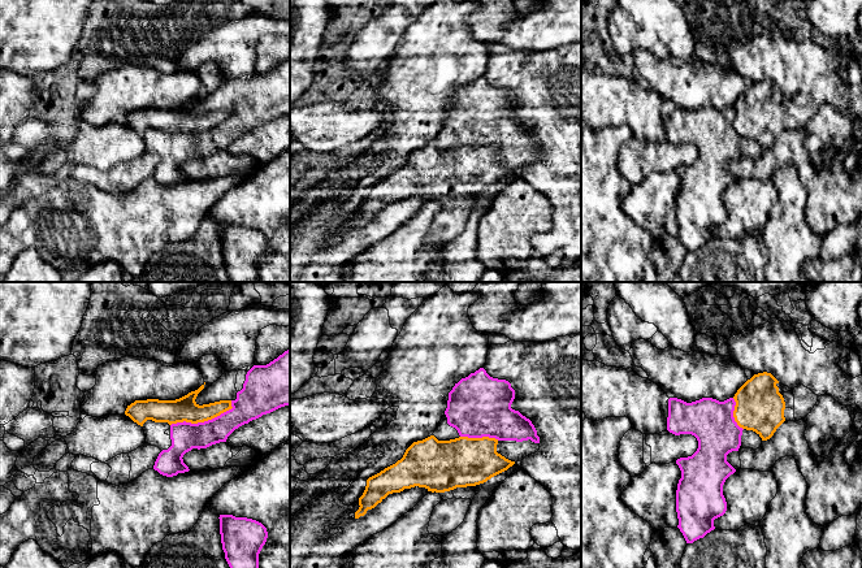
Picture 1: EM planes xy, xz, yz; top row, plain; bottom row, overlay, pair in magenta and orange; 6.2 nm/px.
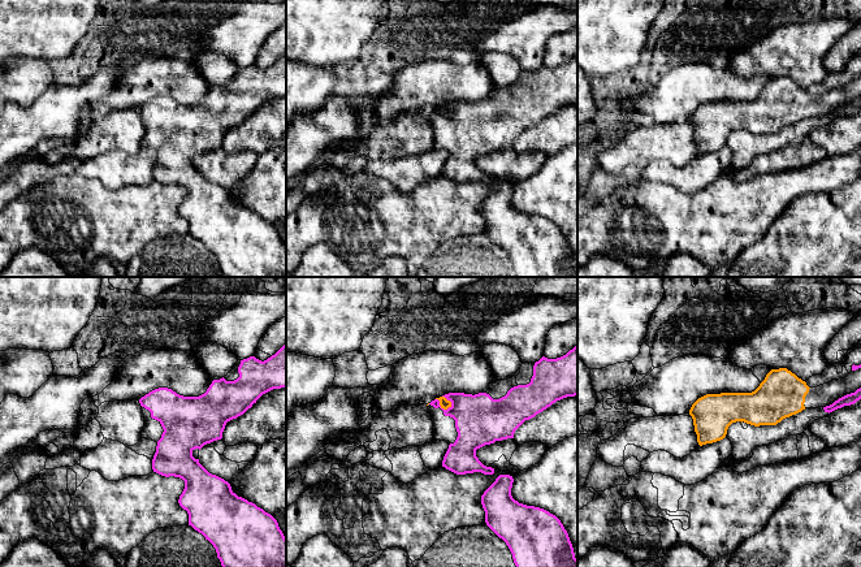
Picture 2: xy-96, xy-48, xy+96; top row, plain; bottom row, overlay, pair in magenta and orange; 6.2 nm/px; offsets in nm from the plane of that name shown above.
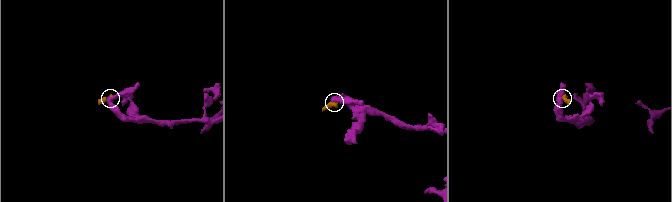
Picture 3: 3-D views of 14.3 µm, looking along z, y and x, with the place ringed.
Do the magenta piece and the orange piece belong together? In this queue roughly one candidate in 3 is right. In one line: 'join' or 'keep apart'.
keep apart

